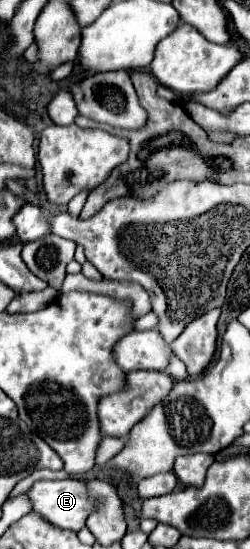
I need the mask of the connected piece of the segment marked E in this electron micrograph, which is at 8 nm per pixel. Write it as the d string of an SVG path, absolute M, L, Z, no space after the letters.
M76 479L38 481L28 491L34 511L58 527L80 531L96 511L96 499L88 487Z

